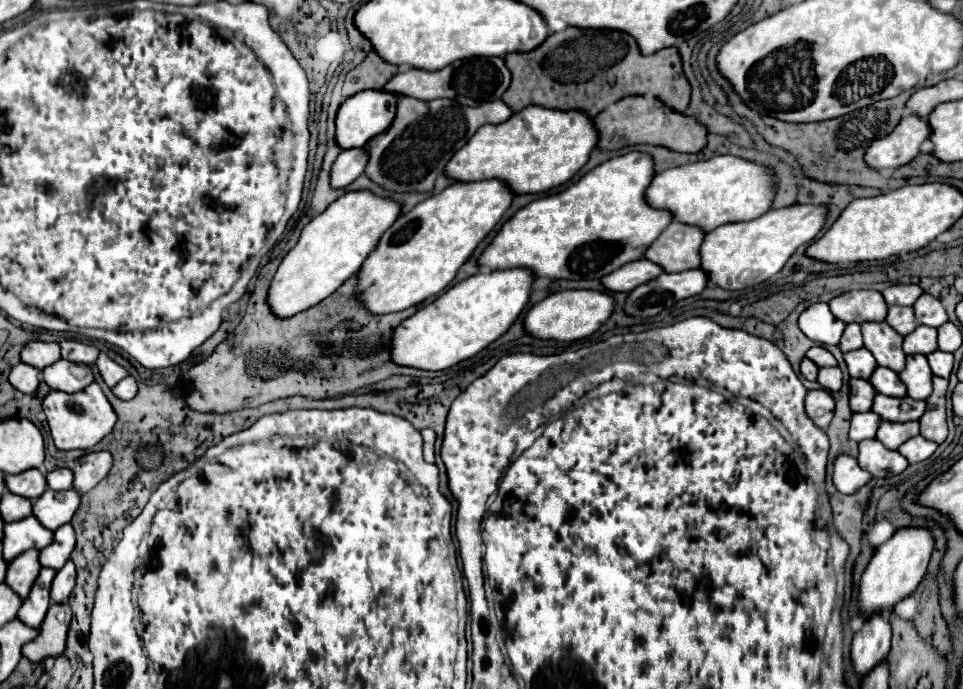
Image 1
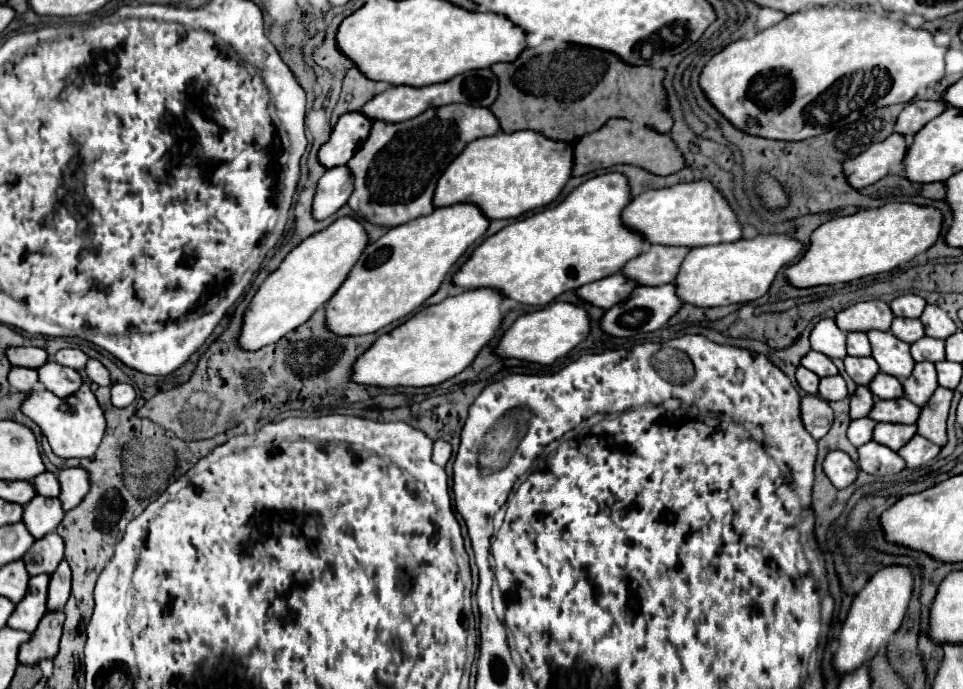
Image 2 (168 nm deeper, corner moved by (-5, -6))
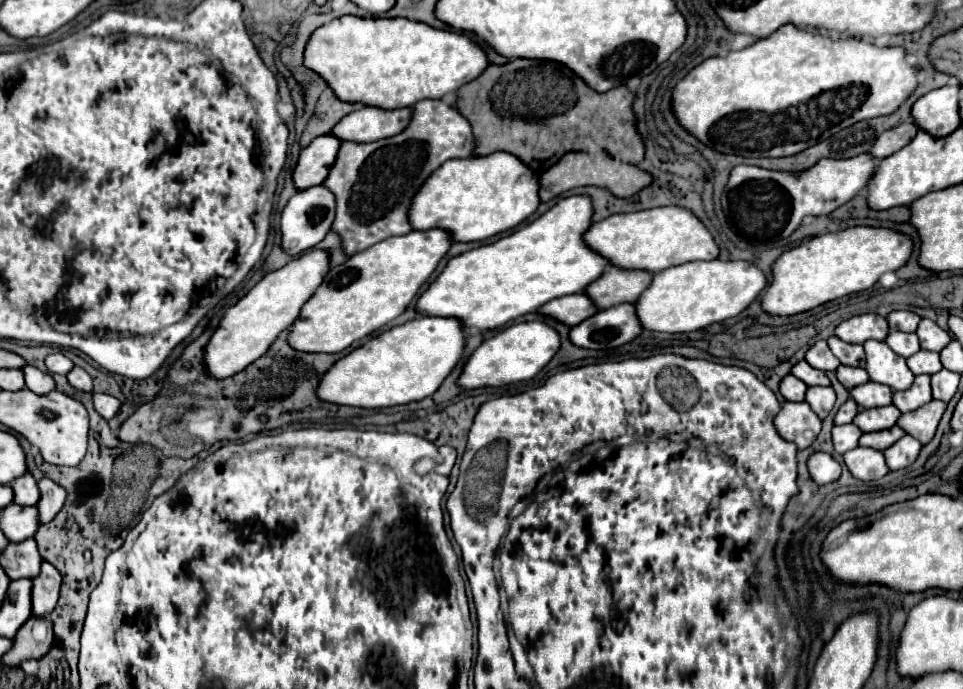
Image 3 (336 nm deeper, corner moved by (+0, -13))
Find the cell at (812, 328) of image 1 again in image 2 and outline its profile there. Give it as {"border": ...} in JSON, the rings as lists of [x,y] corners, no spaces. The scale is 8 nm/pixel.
{"border":[[[823,318],[811,330],[811,348],[829,358],[845,358],[845,332],[837,328],[833,318]]]}

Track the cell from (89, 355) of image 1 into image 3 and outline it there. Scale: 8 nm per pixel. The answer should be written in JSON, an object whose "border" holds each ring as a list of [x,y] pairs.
{"border":[[[62,353],[46,355],[44,363],[46,363],[46,367],[48,367],[50,373],[60,373],[60,375],[66,375],[74,367],[74,363],[66,355],[62,355]]]}

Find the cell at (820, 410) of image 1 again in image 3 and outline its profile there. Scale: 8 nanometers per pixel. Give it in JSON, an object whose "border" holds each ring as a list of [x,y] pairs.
{"border":[[[782,403],[780,413],[774,419],[774,427],[782,439],[796,443],[798,449],[806,449],[812,445],[816,435],[820,433],[822,421],[814,415],[808,403]]]}

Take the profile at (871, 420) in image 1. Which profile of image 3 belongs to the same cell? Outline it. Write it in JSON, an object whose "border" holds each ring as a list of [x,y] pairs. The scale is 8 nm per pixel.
{"border":[[[848,423],[848,425],[840,425],[832,429],[832,443],[834,443],[834,451],[836,453],[846,453],[848,449],[856,449],[858,445],[858,439],[860,439],[862,431],[854,425],[854,423]]]}

